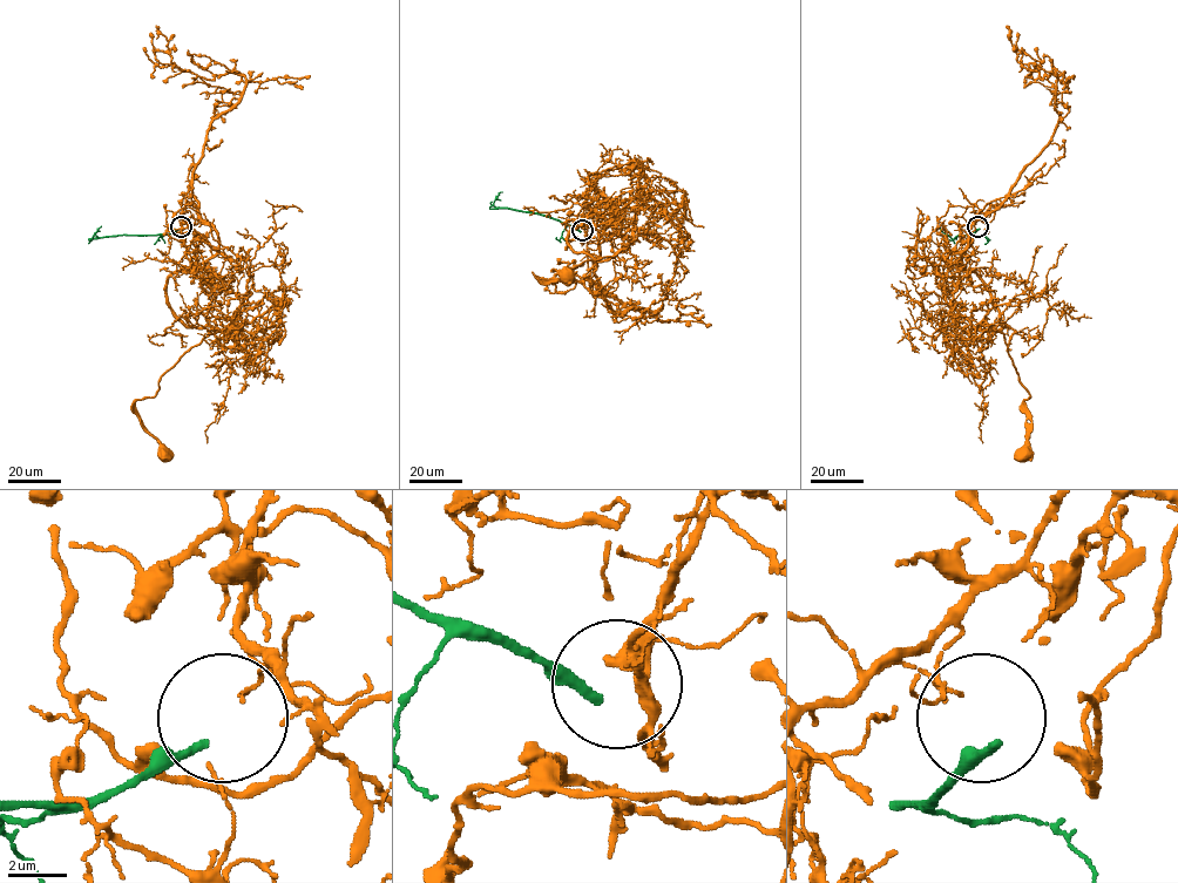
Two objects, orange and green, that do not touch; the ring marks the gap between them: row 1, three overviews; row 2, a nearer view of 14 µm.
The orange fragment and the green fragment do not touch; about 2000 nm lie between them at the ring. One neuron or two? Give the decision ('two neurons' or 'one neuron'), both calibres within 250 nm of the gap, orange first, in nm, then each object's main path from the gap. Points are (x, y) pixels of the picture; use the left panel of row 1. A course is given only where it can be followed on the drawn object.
two neurons; calibres 130 and 300 nm; course orange (182, 224), (193, 229), (187, 257), (243, 303), (230, 330), (193, 346), (155, 395), (135, 401), (162, 452); course green (180, 228), (168, 233), (92, 238), (101, 226)

